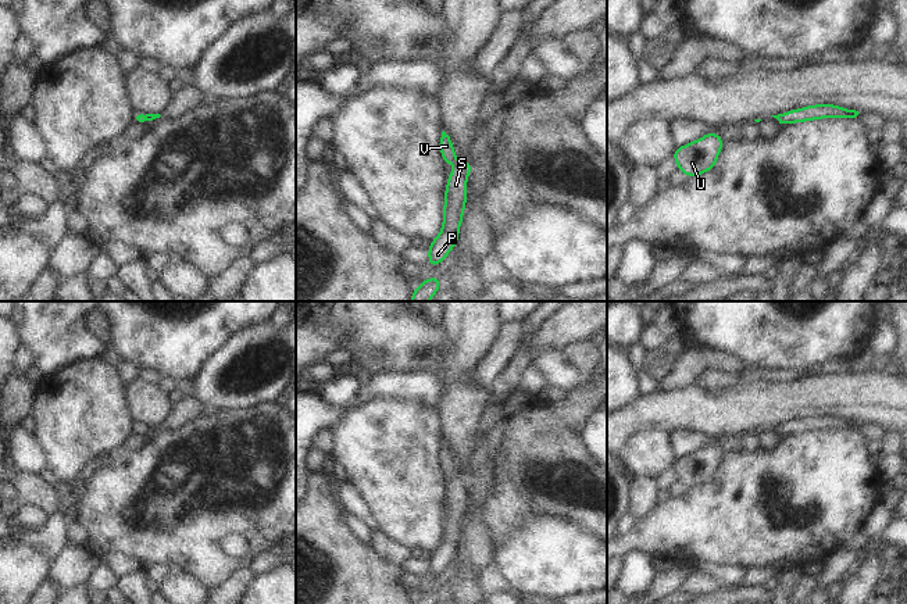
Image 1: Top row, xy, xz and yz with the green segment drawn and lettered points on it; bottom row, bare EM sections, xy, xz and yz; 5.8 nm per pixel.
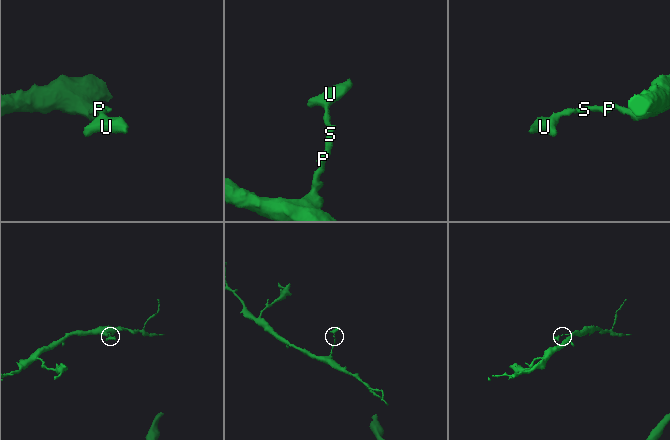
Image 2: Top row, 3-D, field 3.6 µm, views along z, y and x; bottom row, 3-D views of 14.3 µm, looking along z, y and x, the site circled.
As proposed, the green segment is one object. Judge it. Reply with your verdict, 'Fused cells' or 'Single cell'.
Single cell.

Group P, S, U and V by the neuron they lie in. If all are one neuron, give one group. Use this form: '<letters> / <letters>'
P S U V

